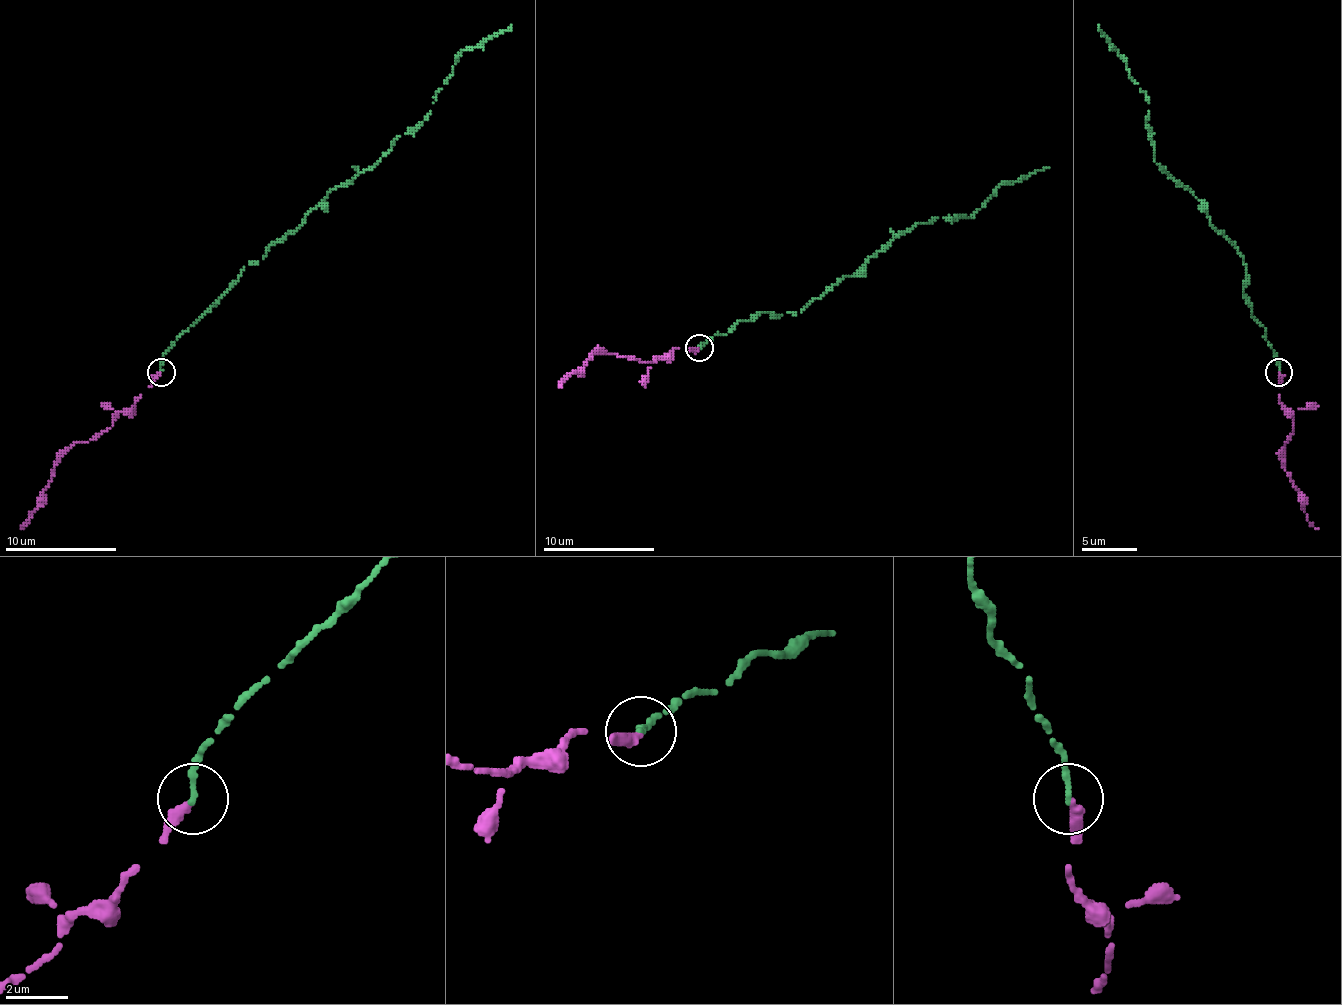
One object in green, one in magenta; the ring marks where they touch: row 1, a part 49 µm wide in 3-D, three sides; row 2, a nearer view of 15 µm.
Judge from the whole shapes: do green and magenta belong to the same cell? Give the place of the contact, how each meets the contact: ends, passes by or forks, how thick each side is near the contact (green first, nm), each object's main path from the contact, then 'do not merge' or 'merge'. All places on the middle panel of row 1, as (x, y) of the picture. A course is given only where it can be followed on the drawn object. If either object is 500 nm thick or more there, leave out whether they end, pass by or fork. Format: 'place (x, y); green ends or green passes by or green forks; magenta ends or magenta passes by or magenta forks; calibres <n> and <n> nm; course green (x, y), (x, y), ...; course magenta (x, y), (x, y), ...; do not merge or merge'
place (699, 347); green ends; magenta ends; calibres 200 and 320 nm; course green (698, 348), (762, 312), (801, 312), (915, 223), (968, 217), (1001, 184), (1049, 167); course magenta (698, 348), (676, 348), (648, 362), (612, 354), (592, 354), (559, 387); merge

